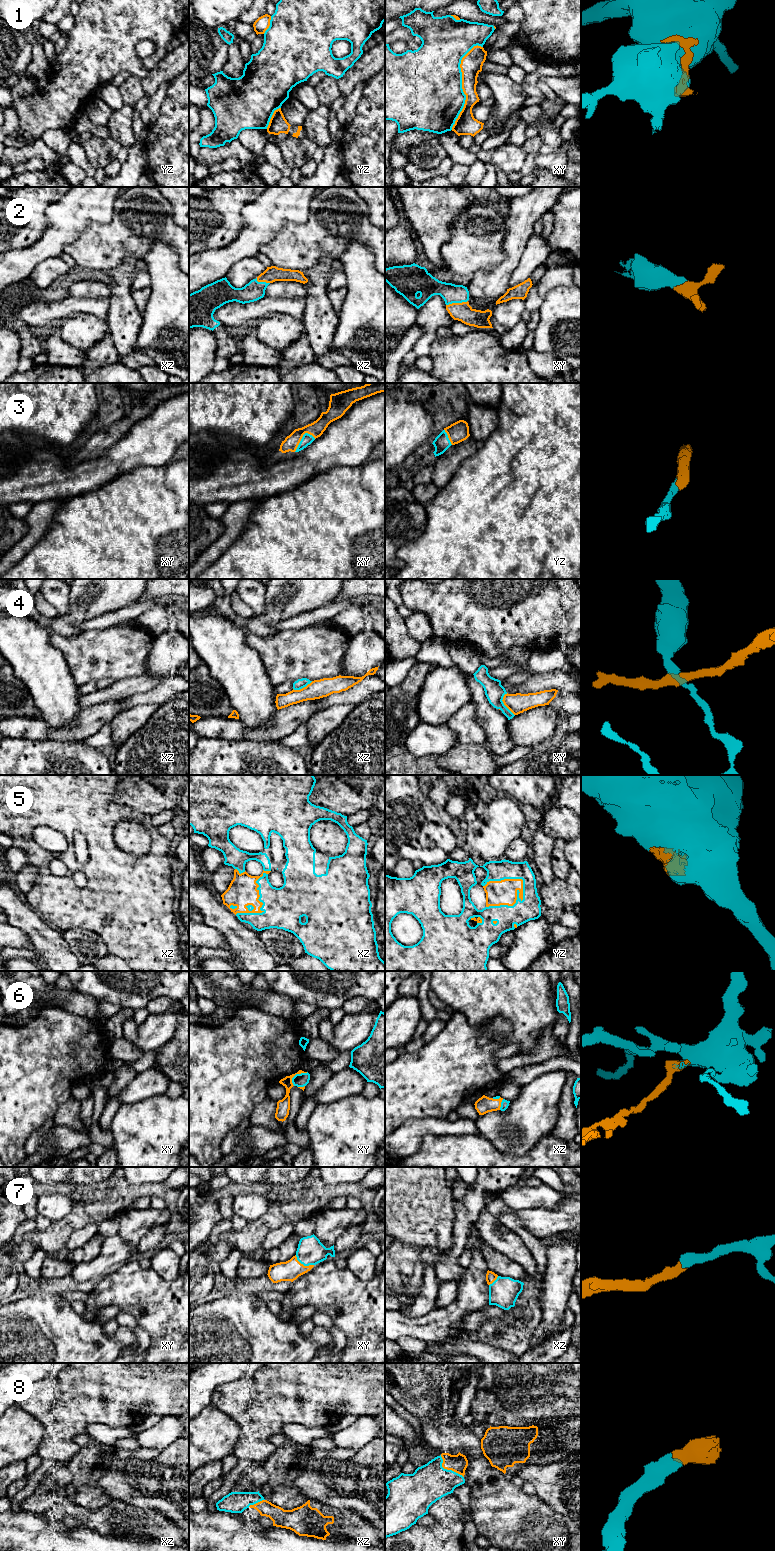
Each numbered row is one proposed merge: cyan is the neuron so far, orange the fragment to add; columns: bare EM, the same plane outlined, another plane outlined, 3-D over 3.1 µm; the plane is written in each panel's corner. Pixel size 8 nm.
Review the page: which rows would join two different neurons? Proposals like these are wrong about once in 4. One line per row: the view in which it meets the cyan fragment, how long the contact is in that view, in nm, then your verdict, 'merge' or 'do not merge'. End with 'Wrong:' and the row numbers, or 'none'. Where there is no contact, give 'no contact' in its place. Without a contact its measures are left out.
1: xy | 700 nm | do not merge
2: xy | 180 nm | merge
3: xy | 200 nm | merge
4: xy | 200 nm | do not merge
5: yz | 380 nm | merge
6: xy | 160 nm | merge
7: xy | 170 nm | merge
8: xy | 260 nm | merge
Wrong: 1, 4

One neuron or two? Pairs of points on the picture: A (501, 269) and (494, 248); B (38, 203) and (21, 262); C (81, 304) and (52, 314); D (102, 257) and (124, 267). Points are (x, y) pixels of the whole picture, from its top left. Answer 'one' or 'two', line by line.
A: two
B: two
C: one
D: two

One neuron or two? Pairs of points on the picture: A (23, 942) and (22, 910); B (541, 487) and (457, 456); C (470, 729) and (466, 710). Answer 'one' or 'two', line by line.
A: two
B: two
C: one

